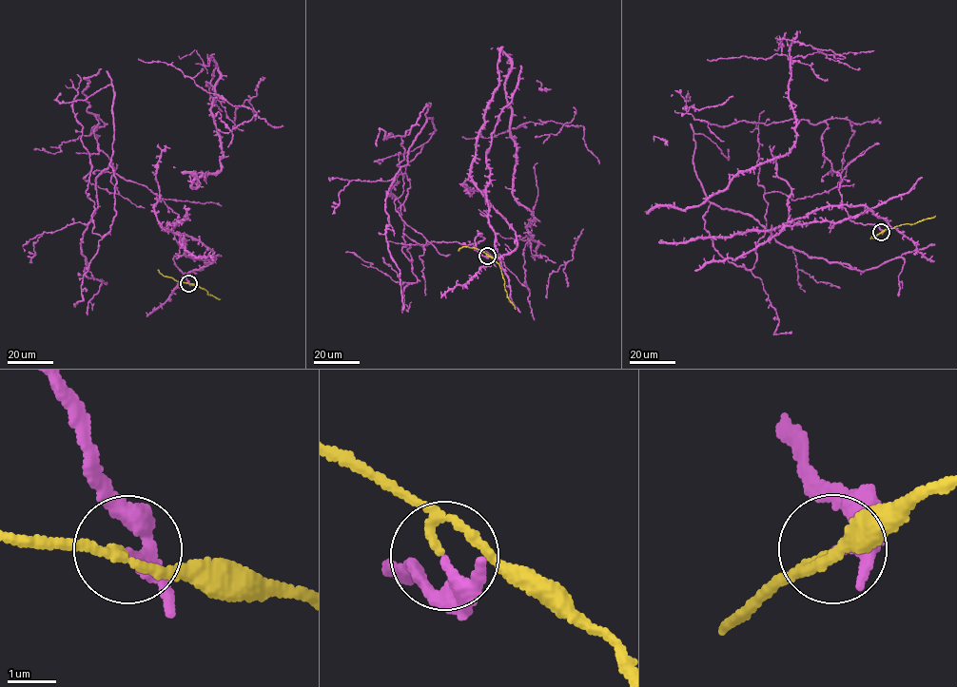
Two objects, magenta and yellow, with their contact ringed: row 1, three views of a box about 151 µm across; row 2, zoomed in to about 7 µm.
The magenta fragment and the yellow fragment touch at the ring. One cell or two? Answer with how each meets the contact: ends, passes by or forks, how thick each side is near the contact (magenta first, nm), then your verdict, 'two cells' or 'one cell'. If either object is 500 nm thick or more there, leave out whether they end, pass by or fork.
magenta passes by; yellow passes by; 180 nm thick on the magenta side, 120 nm on the other; two cells

